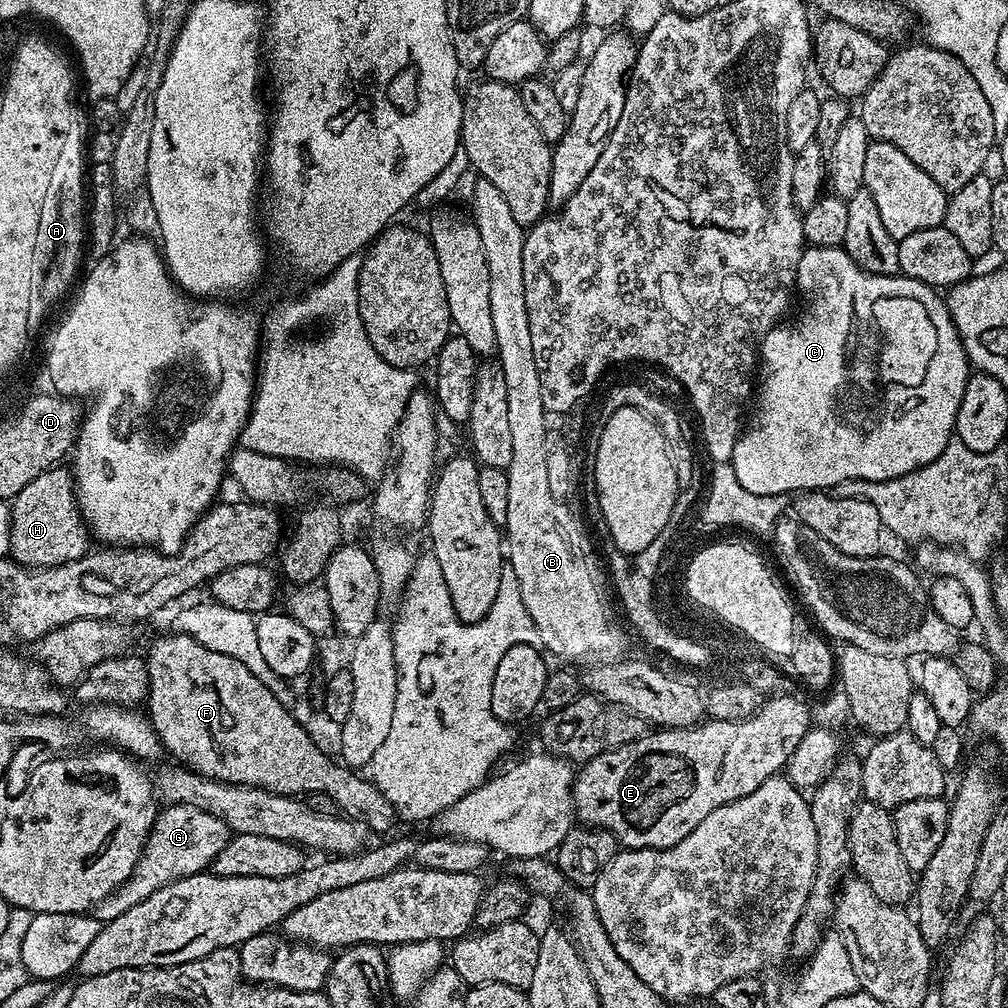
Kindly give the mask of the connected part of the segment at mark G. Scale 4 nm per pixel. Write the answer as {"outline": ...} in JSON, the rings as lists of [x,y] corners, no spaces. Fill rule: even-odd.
{"outline":[[[181,804],[161,807],[154,818],[150,834],[144,843],[144,853],[140,855],[135,870],[130,874],[130,878],[126,878],[123,886],[96,904],[96,919],[107,922],[118,918],[138,902],[149,898],[150,894],[154,894],[160,887],[205,871],[212,865],[214,858],[218,858],[218,850],[226,846],[229,838],[230,829],[204,810],[194,810],[194,806]]]}

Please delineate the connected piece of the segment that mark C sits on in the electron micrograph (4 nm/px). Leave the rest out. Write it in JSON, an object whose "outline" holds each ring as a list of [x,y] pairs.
{"outline":[[[805,247],[798,262],[795,291],[798,293],[798,300],[804,303],[800,317],[797,320],[789,319],[787,322],[775,324],[760,341],[758,360],[762,365],[762,372],[764,368],[764,381],[761,384],[759,381],[758,384],[758,395],[755,397],[756,413],[752,416],[752,425],[749,428],[747,425],[736,439],[730,461],[738,482],[751,494],[756,495],[799,494],[813,490],[831,490],[836,483],[846,479],[885,482],[886,479],[898,478],[934,462],[946,448],[948,440],[954,436],[958,406],[962,402],[962,394],[966,390],[970,375],[968,355],[962,346],[952,315],[948,312],[945,297],[928,284],[903,274],[870,276],[856,265],[854,258],[850,258],[850,254],[846,254],[843,247]]]}

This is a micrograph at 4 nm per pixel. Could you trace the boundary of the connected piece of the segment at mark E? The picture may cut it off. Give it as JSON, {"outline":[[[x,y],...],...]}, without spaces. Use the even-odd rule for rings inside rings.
{"outline":[[[781,694],[764,700],[758,711],[745,720],[713,720],[708,718],[699,724],[692,725],[690,728],[652,730],[639,736],[634,742],[613,748],[611,752],[598,754],[594,758],[581,763],[578,768],[578,770],[586,770],[586,766],[588,768],[587,827],[605,828],[607,832],[613,832],[616,836],[617,845],[623,846],[625,849],[669,848],[674,846],[678,842],[682,842],[682,838],[686,838],[686,834],[690,834],[690,830],[694,830],[694,826],[698,826],[698,822],[702,822],[702,818],[706,818],[706,814],[710,814],[718,806],[734,802],[746,794],[754,794],[754,790],[758,790],[758,786],[762,786],[762,782],[766,782],[771,776],[777,775],[787,765],[788,759],[792,756],[792,751],[802,742],[802,738],[813,727],[813,724],[813,713],[808,713],[807,706],[798,697]]]}

